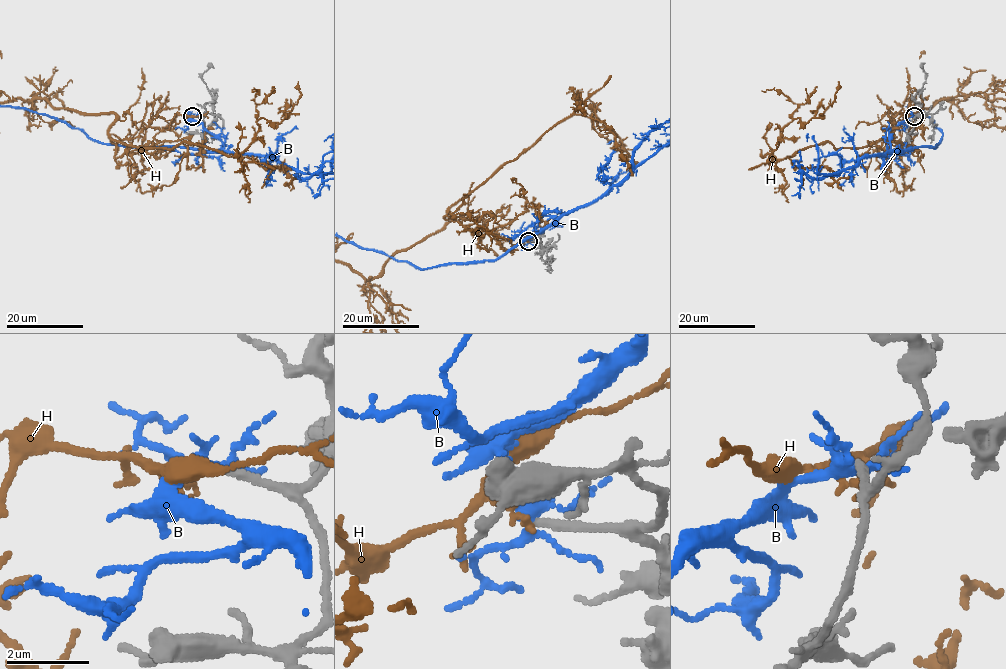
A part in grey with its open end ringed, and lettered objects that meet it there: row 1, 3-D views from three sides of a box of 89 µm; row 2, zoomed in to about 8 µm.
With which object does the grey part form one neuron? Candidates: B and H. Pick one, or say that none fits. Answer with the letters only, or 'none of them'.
none of them

